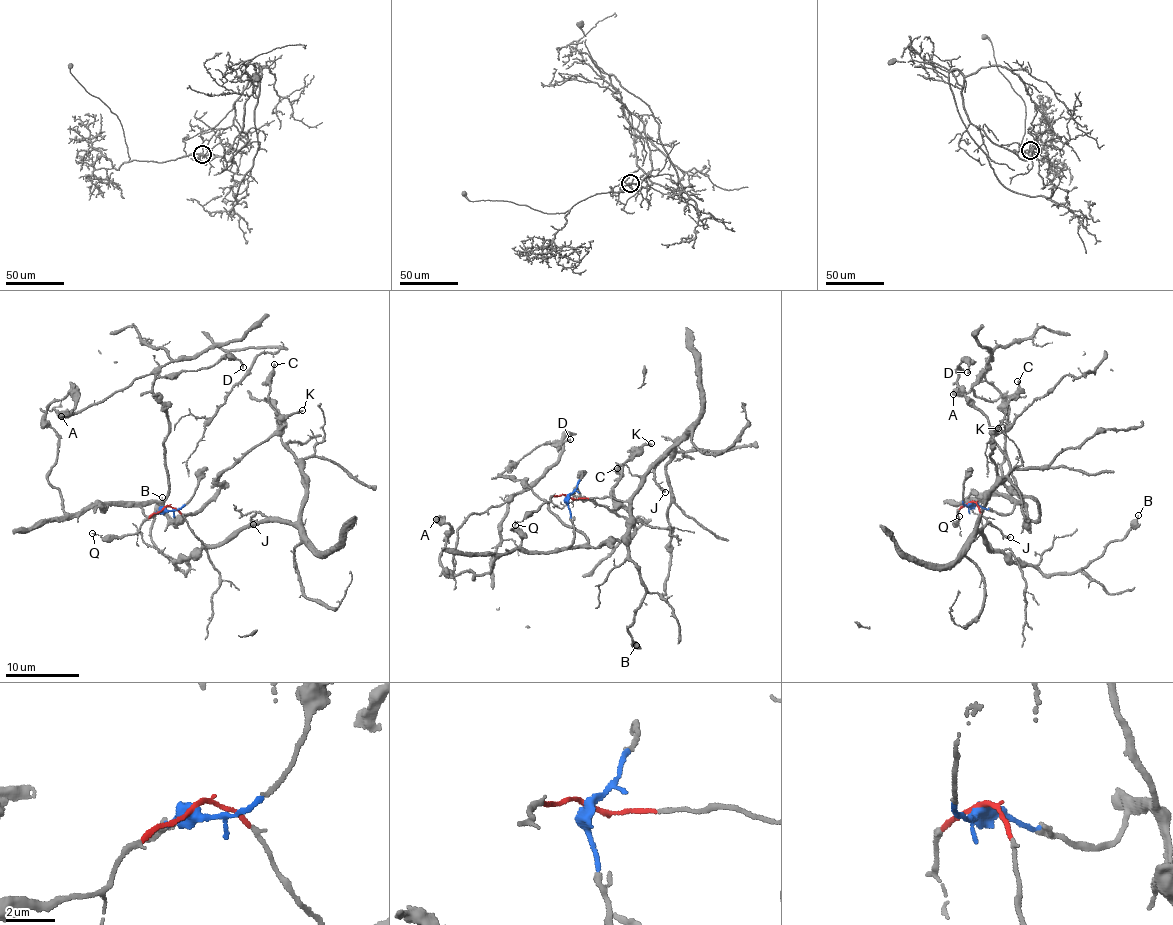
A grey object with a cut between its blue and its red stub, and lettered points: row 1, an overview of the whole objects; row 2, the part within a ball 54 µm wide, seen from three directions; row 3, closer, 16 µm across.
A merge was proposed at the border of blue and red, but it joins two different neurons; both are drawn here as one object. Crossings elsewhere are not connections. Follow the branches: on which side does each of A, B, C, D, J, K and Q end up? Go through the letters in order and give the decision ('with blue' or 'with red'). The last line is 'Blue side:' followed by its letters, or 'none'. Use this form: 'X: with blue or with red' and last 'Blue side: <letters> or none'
A: with blue
B: with red
C: with blue
D: with blue
J: with red
K: with blue
Q: with red
Blue side: A, C, D, K

